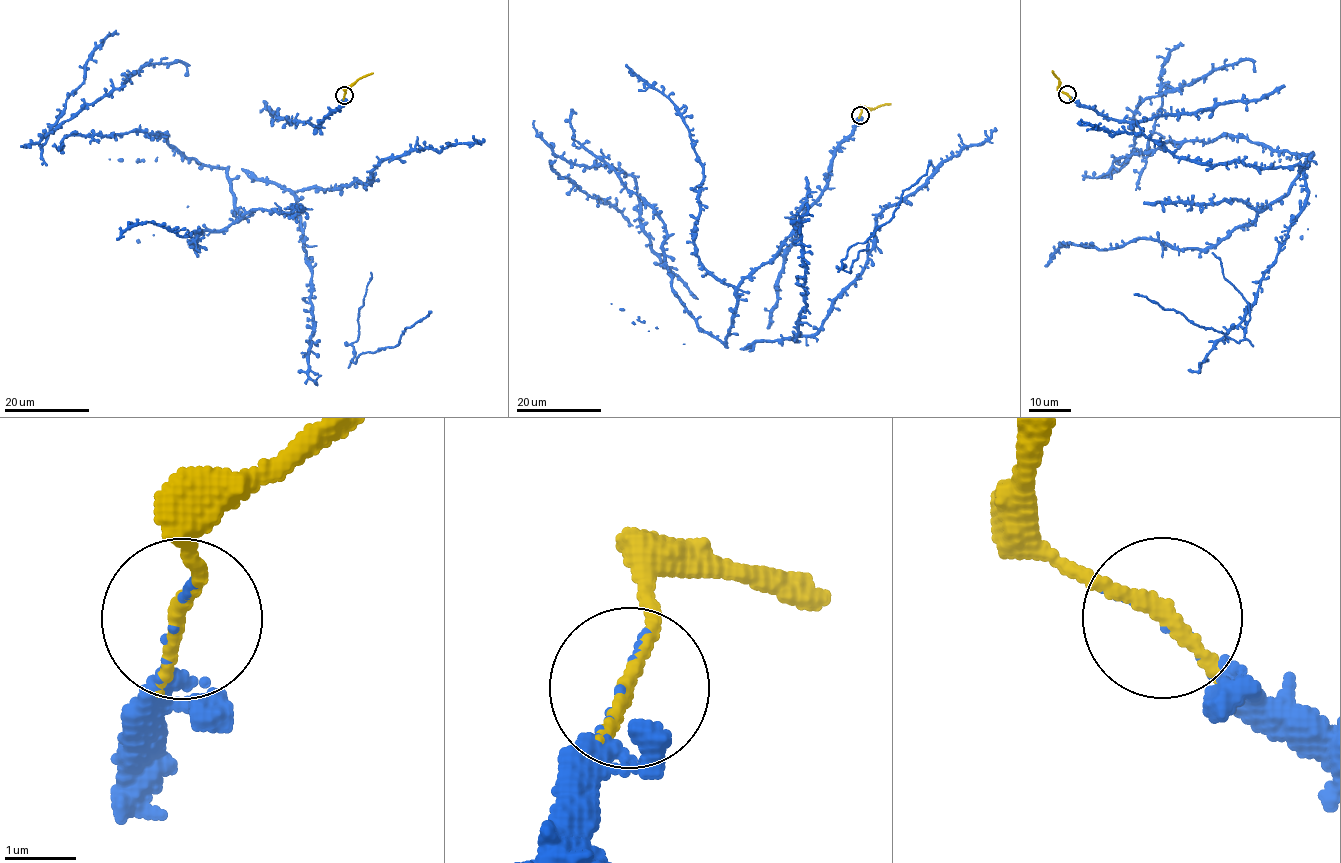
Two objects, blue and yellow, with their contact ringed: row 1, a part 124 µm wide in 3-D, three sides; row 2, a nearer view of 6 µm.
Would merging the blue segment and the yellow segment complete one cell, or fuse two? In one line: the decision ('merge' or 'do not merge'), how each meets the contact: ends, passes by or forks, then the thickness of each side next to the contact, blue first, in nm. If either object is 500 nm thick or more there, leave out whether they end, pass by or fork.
do not merge; blue ends; yellow ends; calibres 60 and 260 nm

